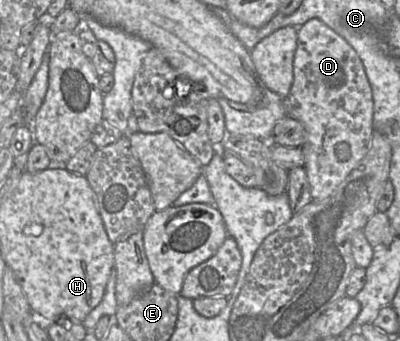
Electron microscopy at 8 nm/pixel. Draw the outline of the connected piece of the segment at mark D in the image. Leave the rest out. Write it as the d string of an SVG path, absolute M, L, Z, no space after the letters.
M312 18L297 30L297 48L293 63L294 78L286 98L286 113L304 127L305 142L301 149L310 195L312 201L322 201L336 190L369 150L374 132L372 89L362 60L355 49L323 21Z

